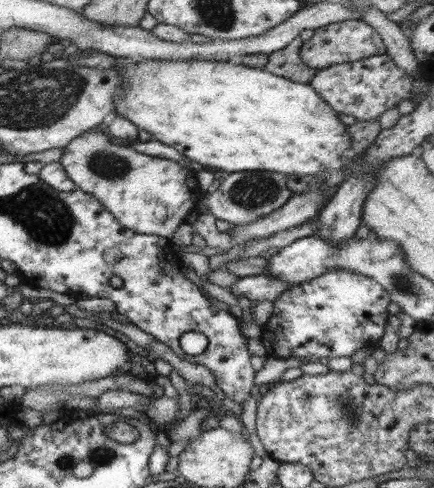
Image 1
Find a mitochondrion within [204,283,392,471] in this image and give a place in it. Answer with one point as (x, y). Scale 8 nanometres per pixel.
(346, 407)

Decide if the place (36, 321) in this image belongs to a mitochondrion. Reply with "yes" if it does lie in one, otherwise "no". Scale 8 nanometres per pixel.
no

